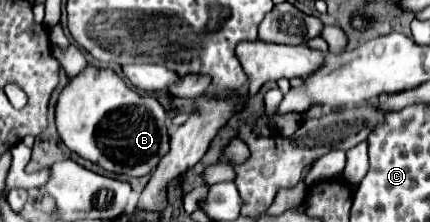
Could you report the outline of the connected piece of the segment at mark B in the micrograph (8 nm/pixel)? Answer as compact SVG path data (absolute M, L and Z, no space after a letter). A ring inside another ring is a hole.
M88 65L80 75L72 77L68 87L60 93L56 105L56 127L62 143L70 151L96 163L104 171L118 173L118 175L128 175L128 177L150 175L160 163L160 159L170 151L166 113L162 105L154 97L144 97L134 89L130 89L114 71L96 69L92 65Z

